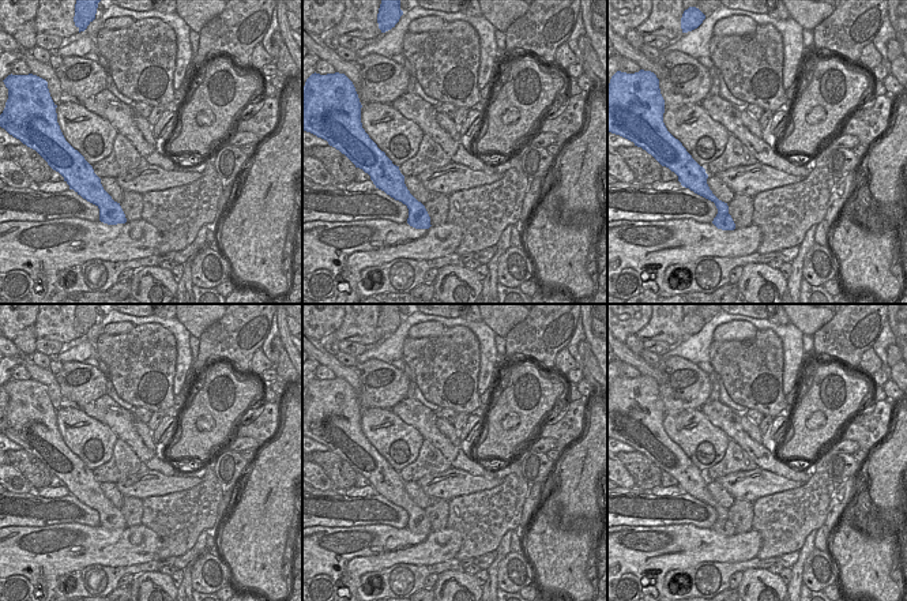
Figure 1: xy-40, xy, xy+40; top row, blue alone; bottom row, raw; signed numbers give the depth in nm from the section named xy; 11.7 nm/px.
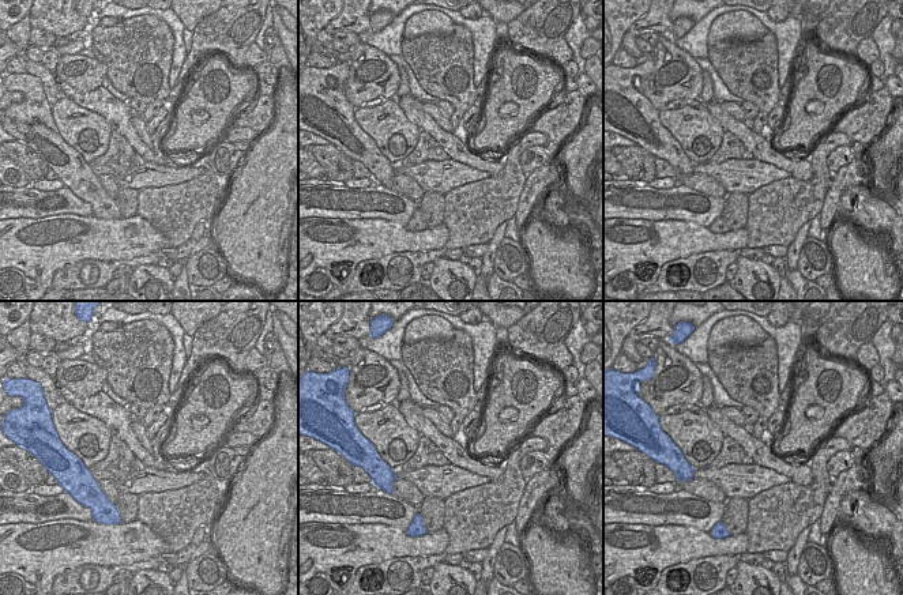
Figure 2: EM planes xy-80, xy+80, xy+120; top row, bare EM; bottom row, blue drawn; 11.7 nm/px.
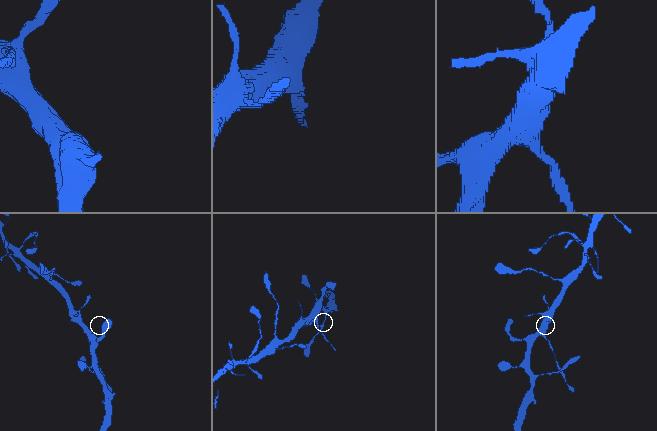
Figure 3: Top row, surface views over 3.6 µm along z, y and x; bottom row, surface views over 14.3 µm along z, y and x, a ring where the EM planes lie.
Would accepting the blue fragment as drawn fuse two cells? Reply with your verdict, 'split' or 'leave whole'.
split

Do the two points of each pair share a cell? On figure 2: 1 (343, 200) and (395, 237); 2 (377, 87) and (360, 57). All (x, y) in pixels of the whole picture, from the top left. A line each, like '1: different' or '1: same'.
1: different
2: same

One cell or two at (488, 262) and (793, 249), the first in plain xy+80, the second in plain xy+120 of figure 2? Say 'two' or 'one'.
one

